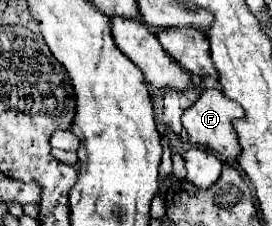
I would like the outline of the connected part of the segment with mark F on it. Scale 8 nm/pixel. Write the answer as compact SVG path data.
M207 88L201 92L199 100L185 112L185 116L181 120L183 120L183 128L189 134L191 144L203 146L211 152L217 152L217 154L229 158L229 160L237 160L241 154L241 146L237 140L237 132L233 128L233 120L241 120L243 116L245 114L243 114L243 108L239 104L229 100L223 92Z

